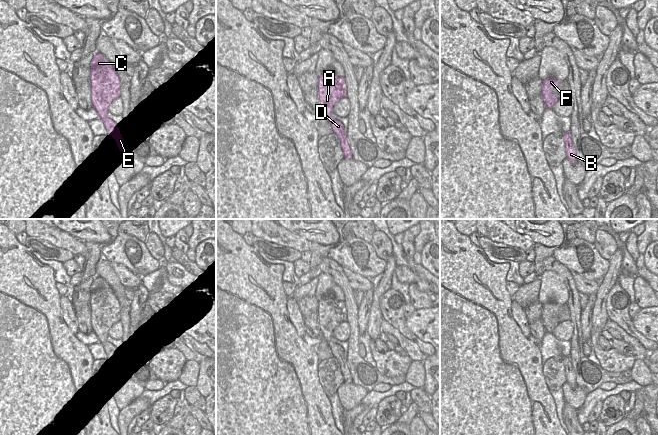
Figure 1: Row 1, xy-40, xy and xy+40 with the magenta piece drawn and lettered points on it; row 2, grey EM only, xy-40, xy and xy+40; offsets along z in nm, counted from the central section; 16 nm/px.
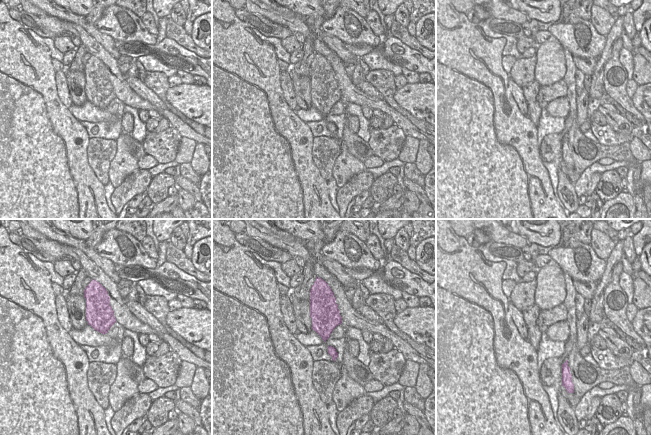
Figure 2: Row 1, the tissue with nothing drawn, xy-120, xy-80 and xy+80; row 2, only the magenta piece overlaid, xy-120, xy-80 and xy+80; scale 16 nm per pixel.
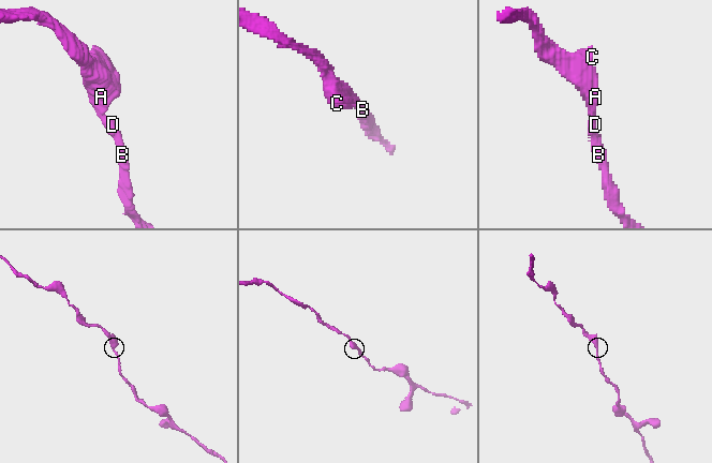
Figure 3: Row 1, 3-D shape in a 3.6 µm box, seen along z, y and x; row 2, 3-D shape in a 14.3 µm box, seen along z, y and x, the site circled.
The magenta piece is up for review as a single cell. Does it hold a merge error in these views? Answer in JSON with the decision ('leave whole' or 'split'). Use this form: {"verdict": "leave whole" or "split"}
{"verdict": "leave whole"}

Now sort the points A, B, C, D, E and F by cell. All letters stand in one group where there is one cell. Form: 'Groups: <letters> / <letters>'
Groups: A B C D E F.

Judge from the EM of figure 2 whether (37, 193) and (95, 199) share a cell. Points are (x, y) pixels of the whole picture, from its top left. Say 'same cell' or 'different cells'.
same cell

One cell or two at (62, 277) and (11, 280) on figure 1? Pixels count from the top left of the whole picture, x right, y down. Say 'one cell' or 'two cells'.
two cells

